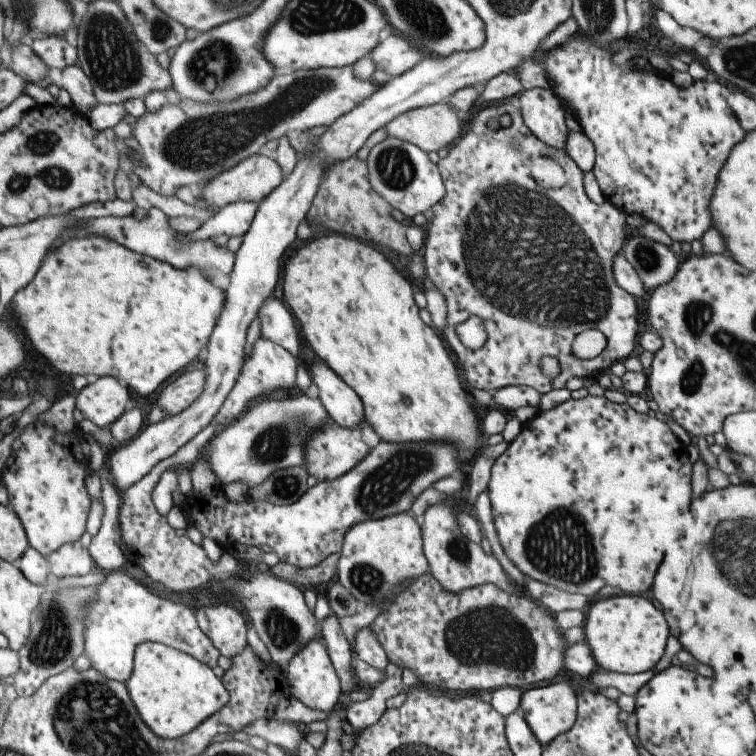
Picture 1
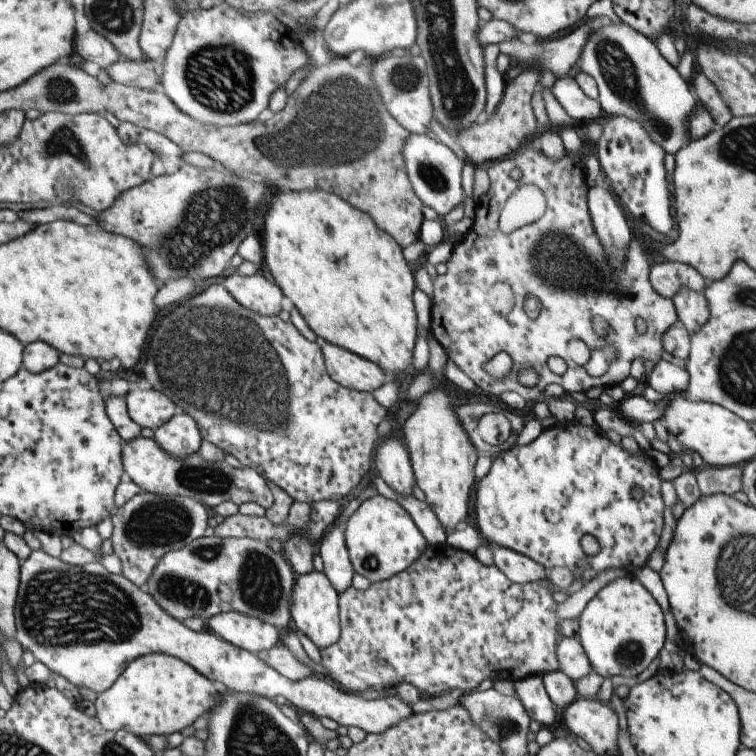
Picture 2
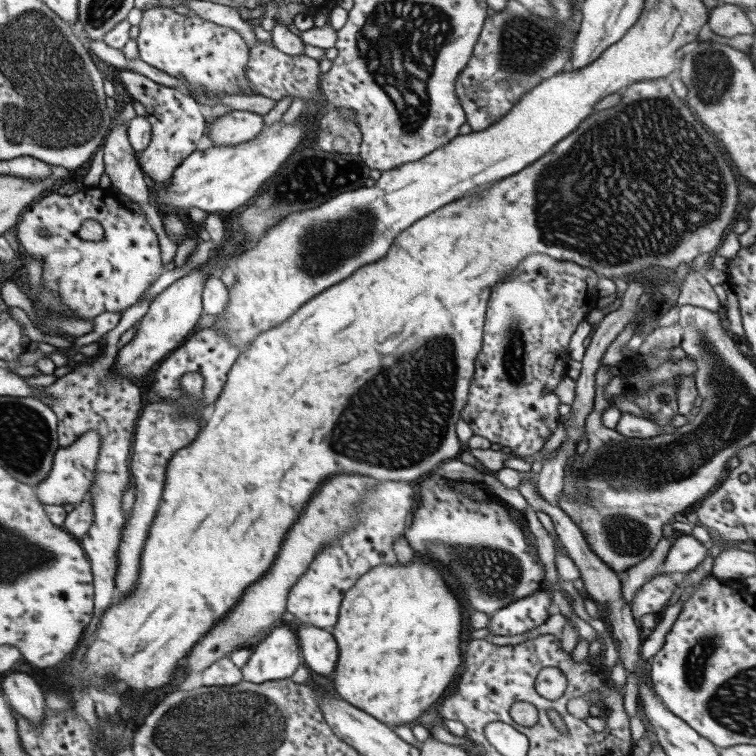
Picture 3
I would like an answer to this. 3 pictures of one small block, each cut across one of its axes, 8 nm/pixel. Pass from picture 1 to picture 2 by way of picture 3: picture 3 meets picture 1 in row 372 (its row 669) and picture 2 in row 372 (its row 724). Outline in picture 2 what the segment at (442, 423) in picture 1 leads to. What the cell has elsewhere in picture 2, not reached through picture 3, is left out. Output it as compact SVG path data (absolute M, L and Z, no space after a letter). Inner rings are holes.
M329 191L278 192L264 213L262 238L267 270L315 335L374 362L389 377L412 373L411 351L418 326L411 301L411 293L416 288L414 267L402 257L397 242L378 229L366 212Z

